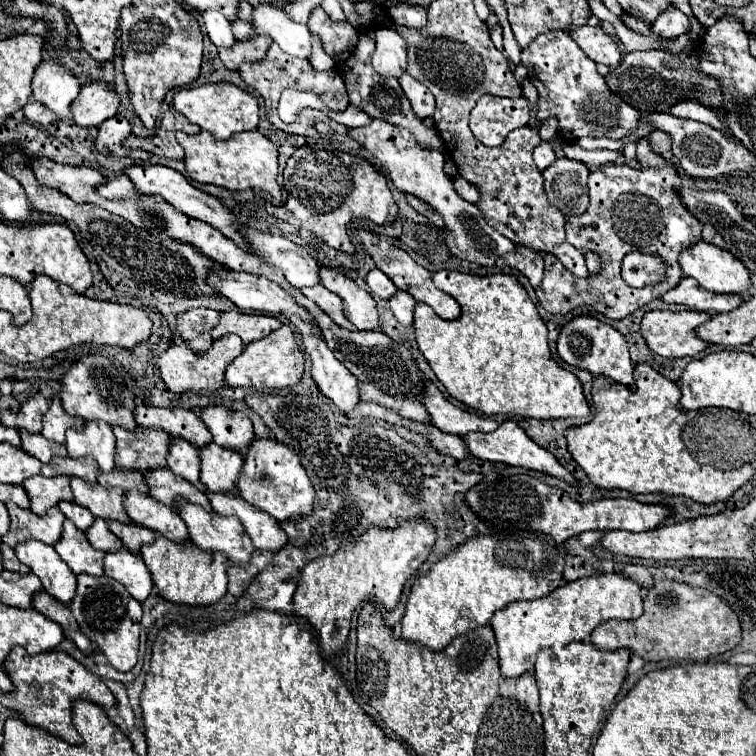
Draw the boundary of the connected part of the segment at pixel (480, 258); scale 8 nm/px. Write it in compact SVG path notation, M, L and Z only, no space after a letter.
M373 119L367 127L349 129L349 137L357 141L361 147L365 147L369 153L373 153L373 157L381 163L381 167L387 171L387 175L399 191L413 193L417 199L429 203L443 217L445 241L453 255L491 267L495 265L497 257L517 251L515 243L501 237L501 233L487 225L487 221L481 217L481 209L477 209L475 203L465 201L457 193L457 189L453 187L453 179L445 175L445 157L441 155L441 151L421 147L417 141L413 141L413 135L407 129L395 127L381 119Z

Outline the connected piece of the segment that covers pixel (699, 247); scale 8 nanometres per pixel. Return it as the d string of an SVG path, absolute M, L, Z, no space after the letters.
M705 241L685 249L679 257L679 265L687 277L697 279L699 285L711 293L745 297L751 287L749 269L727 249L719 249Z

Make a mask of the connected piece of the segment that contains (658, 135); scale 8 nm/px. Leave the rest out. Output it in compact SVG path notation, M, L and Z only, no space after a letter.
M651 131L651 133L647 133L645 137L649 139L651 149L653 149L655 153L659 153L659 155L663 155L663 153L667 153L667 151L671 149L671 139L669 139L669 135L665 135L663 131Z

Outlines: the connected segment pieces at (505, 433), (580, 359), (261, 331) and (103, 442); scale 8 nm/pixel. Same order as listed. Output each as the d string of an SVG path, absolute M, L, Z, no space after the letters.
M505 421L499 425L497 431L493 433L469 433L463 437L463 441L467 443L467 449L471 451L473 457L479 459L487 459L487 461L501 461L505 465L513 465L513 467L525 467L525 469L533 469L533 471L541 471L547 473L551 477L557 477L565 483L569 483L571 487L575 487L577 491L581 491L581 485L577 483L577 479L553 457L553 453L545 451L543 447L539 447L537 443L533 443L525 431L515 423L515 421Z
M581 315L581 317L571 319L561 329L561 335L557 341L557 353L567 365L585 369L593 377L605 375L605 377L611 377L629 389L635 389L635 381L633 381L633 367L635 365L629 359L629 349L627 349L625 337L619 331L615 331L611 325L605 325L595 317Z
M225 311L221 313L219 325L211 331L213 339L219 339L223 335L239 335L243 343L259 341L267 337L269 333L277 331L281 327L281 321L271 315L255 315L255 313L239 313L239 311Z
M89 421L83 425L83 429L69 429L65 447L69 451L69 457L73 459L93 457L105 473L115 467L115 437L105 421Z

